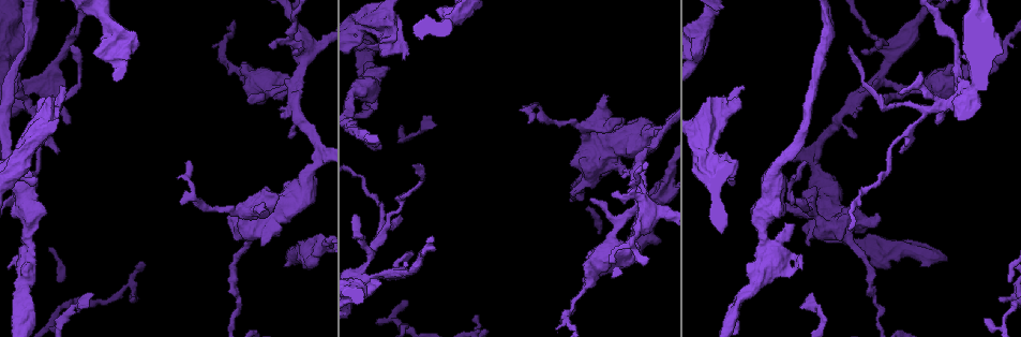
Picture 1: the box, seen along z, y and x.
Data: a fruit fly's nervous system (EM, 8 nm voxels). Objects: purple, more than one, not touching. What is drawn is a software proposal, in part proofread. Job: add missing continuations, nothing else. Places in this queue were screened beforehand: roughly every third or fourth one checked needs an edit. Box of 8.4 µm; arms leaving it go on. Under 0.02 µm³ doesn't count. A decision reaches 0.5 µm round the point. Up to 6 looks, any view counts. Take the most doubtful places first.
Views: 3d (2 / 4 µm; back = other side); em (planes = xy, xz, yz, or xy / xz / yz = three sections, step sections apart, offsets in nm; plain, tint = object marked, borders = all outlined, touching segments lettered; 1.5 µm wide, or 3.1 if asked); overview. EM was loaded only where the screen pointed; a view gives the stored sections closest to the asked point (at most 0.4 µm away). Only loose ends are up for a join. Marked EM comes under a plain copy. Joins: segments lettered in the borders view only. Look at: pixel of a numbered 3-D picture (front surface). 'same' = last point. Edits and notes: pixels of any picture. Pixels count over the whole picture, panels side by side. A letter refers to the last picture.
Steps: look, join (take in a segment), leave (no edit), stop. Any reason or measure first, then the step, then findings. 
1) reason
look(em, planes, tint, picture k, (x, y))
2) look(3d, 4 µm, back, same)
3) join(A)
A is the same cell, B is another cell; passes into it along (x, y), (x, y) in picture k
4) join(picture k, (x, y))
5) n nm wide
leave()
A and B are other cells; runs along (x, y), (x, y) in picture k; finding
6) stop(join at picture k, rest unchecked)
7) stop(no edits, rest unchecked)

an open end
look(3d, 4 µm, picture 1, (946, 260))

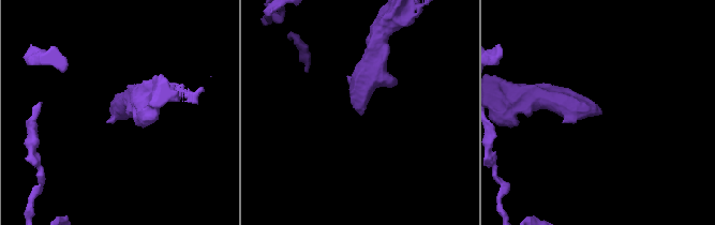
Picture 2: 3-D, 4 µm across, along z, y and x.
shape alone is not enough
look(em, xy, step 8, borders, picture 2, (361, 115))

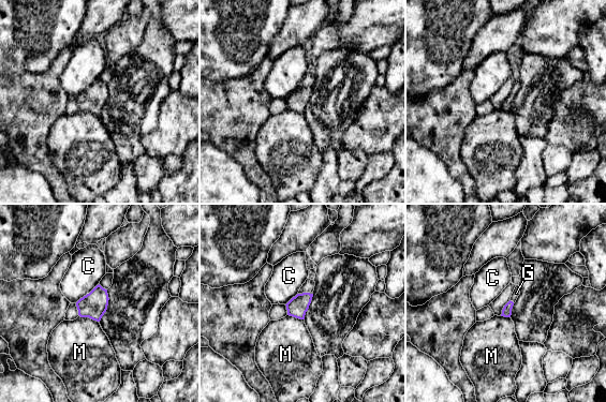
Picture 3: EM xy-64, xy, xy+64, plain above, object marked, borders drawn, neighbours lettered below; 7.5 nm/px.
C touches over 240 nm
join(G)
G is the same cell, C and M are other cells; passes into it along (506, 312), (512, 301), (516, 293) in picture 3; the neuron continues

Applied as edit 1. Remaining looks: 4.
look(overview)

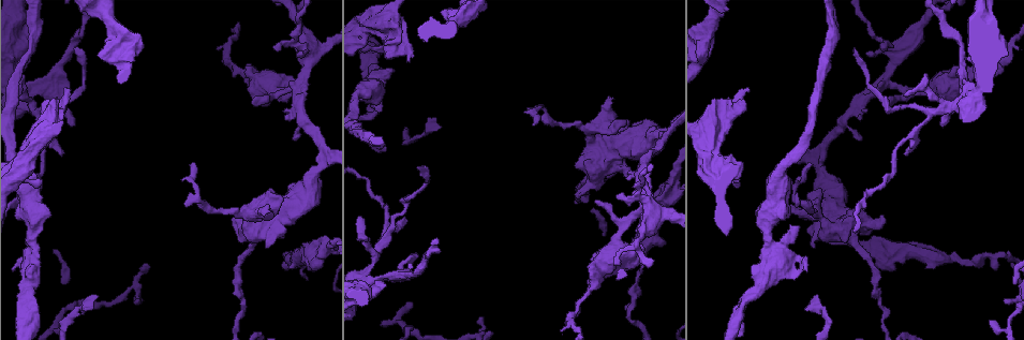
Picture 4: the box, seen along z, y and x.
thin end
look(em, planes, borders, picture 4, (252, 101))

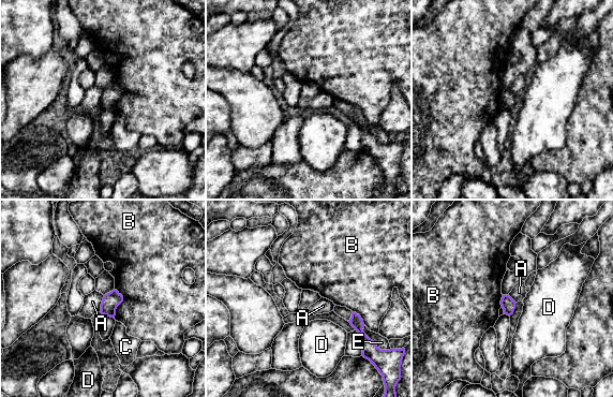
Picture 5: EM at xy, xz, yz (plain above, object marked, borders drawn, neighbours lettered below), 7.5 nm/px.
leave()
A, B, C, D and E are other cells; border along (104, 295), (100, 310) in picture 5; no lettered segment goes on from it

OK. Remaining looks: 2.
stop(join at picture 3, rest unchecked)

